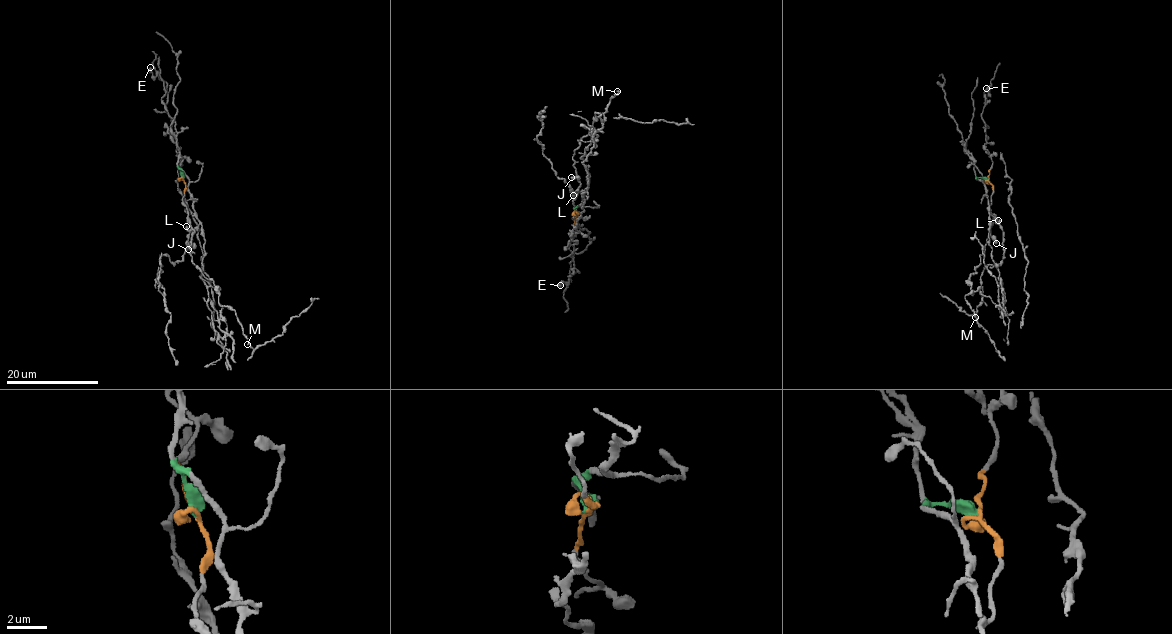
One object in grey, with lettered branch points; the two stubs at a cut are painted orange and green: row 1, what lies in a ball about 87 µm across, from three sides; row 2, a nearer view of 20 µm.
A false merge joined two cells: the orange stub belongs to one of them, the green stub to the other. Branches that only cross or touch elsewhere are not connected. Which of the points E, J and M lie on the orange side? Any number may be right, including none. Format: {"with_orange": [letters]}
{"with_orange": ["E", "J", "M"]}

